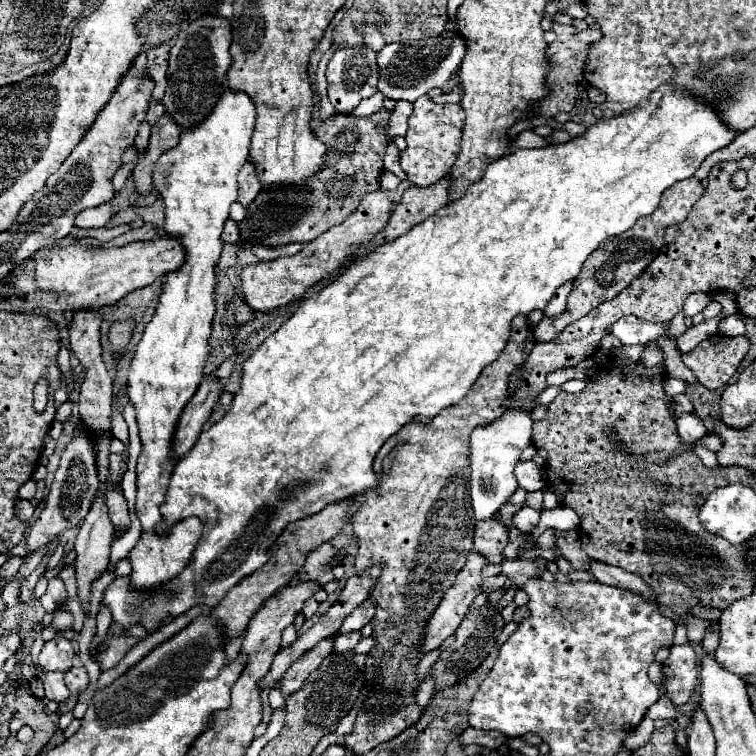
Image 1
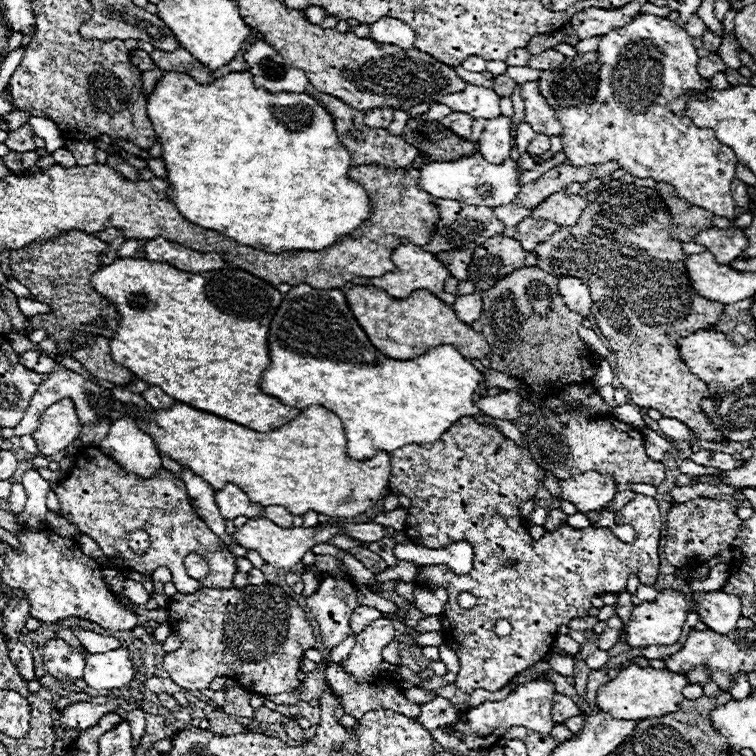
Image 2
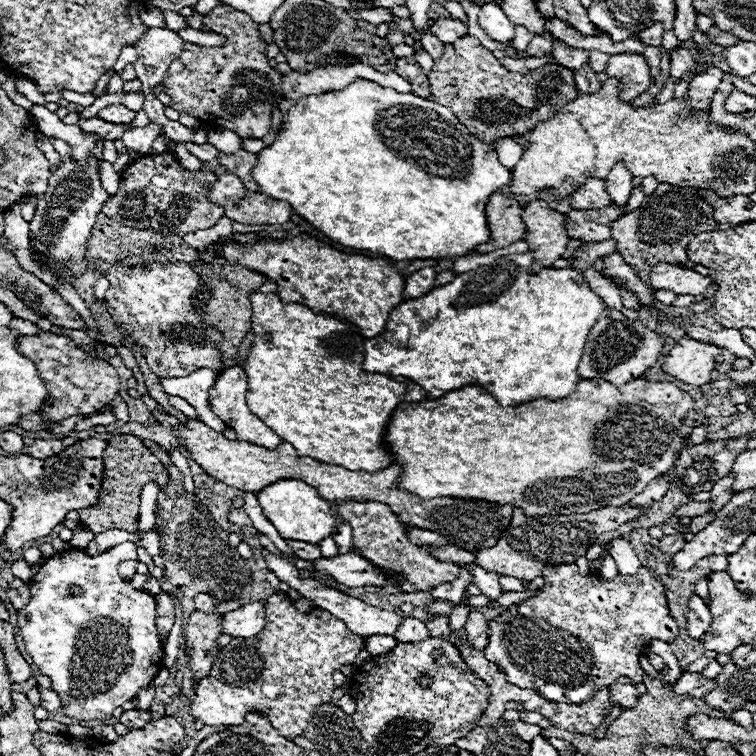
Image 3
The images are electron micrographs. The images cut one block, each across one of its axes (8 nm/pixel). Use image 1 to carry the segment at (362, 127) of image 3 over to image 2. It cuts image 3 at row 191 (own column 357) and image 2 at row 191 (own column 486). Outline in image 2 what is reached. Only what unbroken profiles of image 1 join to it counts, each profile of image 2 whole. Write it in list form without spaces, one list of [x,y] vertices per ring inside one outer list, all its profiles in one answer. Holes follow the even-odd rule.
[[[164,72],[158,78],[152,94],[148,96],[146,112],[154,126],[158,140],[162,144],[162,160],[166,164],[166,172],[168,172],[166,178],[170,184],[168,198],[178,208],[178,212],[192,224],[198,224],[208,230],[216,230],[216,232],[230,236],[232,240],[252,246],[256,250],[280,254],[280,252],[290,252],[290,250],[324,250],[324,248],[336,244],[342,236],[360,228],[360,224],[366,218],[370,218],[370,214],[372,214],[366,190],[348,178],[348,170],[352,168],[350,154],[336,136],[332,116],[326,112],[324,106],[320,106],[312,96],[308,96],[304,92],[270,94],[264,88],[256,88],[252,82],[252,74],[248,74],[248,72],[230,72],[230,74],[214,80],[212,84],[198,84],[190,76],[180,74],[180,72]]]

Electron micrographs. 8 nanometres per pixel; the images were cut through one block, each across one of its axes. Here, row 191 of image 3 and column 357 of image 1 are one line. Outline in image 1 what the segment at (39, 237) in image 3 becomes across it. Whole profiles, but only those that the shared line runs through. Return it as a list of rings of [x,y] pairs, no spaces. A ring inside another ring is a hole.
[[[368,46],[360,48],[342,48],[336,50],[334,56],[328,62],[326,70],[328,78],[328,98],[332,106],[344,114],[352,112],[362,98],[368,98],[376,94],[376,82],[378,82],[378,66],[376,66],[376,52],[370,50]]]

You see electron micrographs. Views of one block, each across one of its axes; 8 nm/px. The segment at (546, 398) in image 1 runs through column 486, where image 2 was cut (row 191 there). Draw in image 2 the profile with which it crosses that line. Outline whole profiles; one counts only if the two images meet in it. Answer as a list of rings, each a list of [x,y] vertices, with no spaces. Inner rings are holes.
[[[474,154],[472,158],[460,158],[456,162],[430,162],[420,168],[420,178],[418,178],[418,188],[428,192],[434,198],[444,198],[444,200],[458,200],[464,204],[472,206],[502,206],[502,204],[512,204],[516,194],[520,192],[520,186],[516,184],[518,174],[516,174],[516,164],[512,160],[504,162],[502,166],[486,162],[480,154]]]

